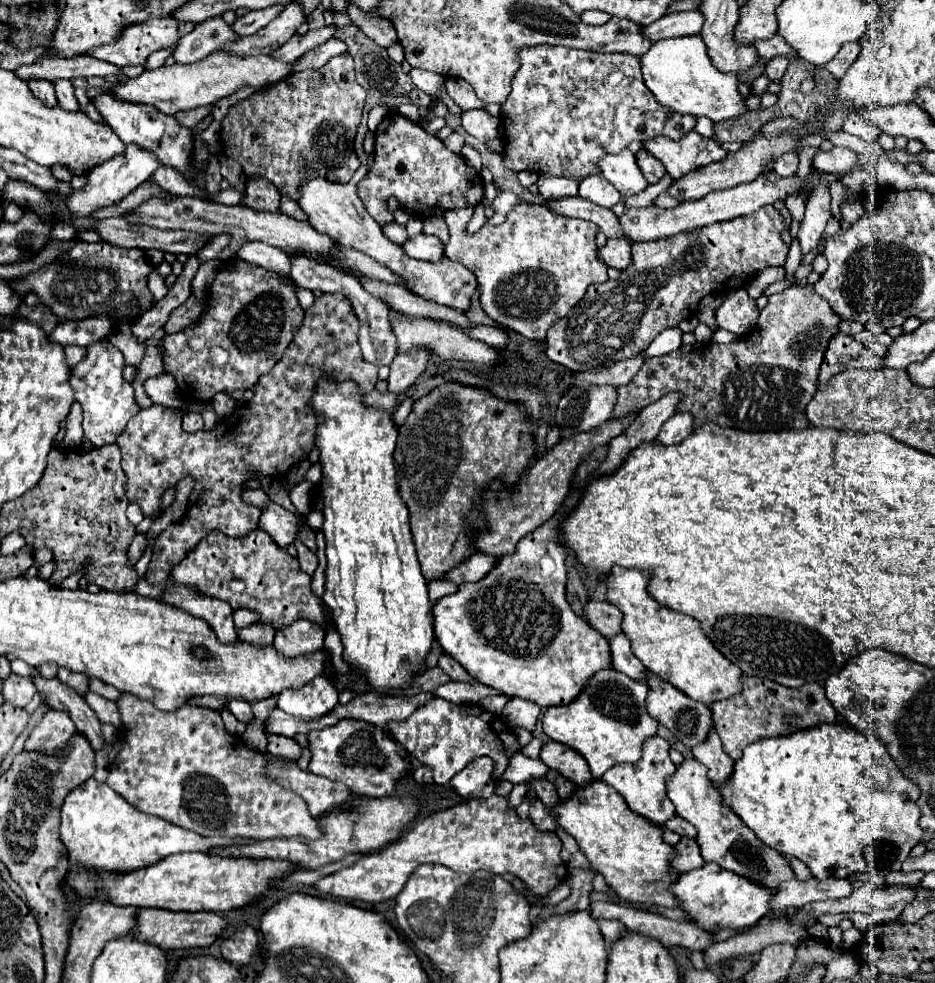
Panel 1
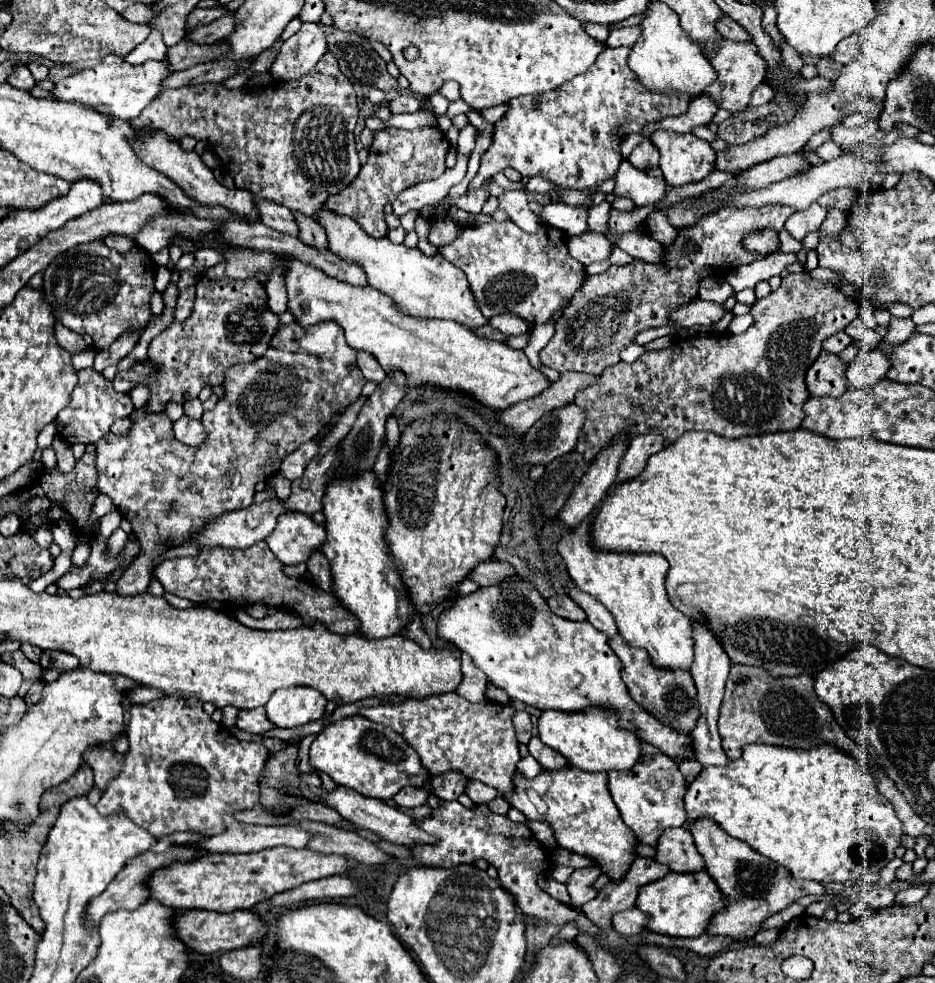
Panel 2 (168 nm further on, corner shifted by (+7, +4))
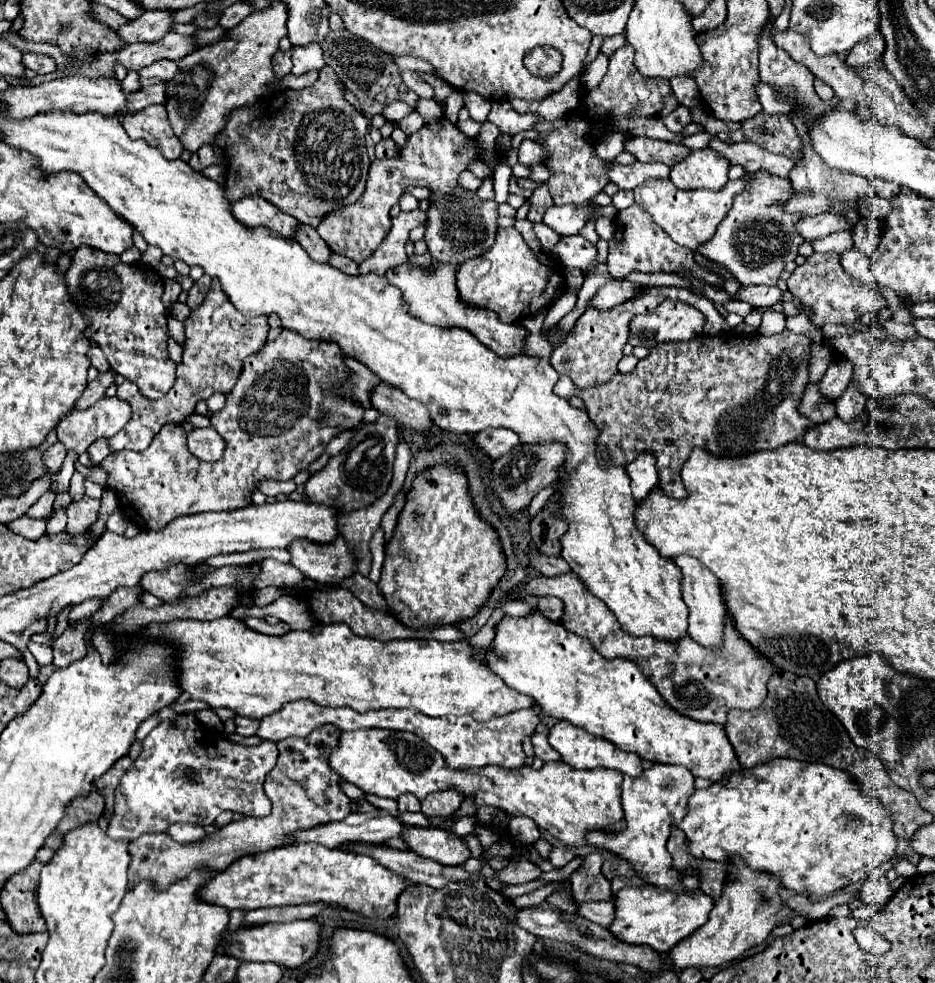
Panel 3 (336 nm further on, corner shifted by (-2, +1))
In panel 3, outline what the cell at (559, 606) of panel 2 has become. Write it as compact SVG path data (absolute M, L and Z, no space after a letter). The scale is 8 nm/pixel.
M543 596L543 598L539 598L539 610L541 610L541 614L545 614L549 620L553 620L553 622L561 622L565 604L563 604L559 598Z

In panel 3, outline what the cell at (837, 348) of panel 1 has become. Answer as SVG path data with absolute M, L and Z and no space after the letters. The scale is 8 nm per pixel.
M809 382L803 394L803 400L799 404L799 412L805 414L811 420L811 424L821 424L821 422L831 420L837 410L835 410L833 400L825 400L821 396L819 382Z

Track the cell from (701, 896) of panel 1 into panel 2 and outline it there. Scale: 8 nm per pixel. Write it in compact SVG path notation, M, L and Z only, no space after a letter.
M706 871L678 873L678 875L668 873L666 877L652 881L640 889L636 907L650 917L644 929L652 933L660 933L668 937L698 937L706 931L712 915L724 907L724 901L714 881L706 875Z

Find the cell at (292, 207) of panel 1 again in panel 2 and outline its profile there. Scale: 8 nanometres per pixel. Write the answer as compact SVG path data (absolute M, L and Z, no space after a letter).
M296 215L296 221L300 221L300 239L316 249L328 249L328 237L320 223L316 223L312 217L300 217Z

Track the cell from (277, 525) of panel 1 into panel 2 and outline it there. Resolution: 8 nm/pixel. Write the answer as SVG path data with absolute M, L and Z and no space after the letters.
M292 513L292 517L280 517L266 543L284 565L298 565L306 563L326 543L326 531L308 515Z

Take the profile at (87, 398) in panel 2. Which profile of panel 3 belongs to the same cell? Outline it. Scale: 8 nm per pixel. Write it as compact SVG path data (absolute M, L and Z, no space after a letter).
M103 396L93 408L75 410L65 416L57 426L57 438L67 450L83 454L95 440L115 436L129 422L129 416L131 408L127 400Z

